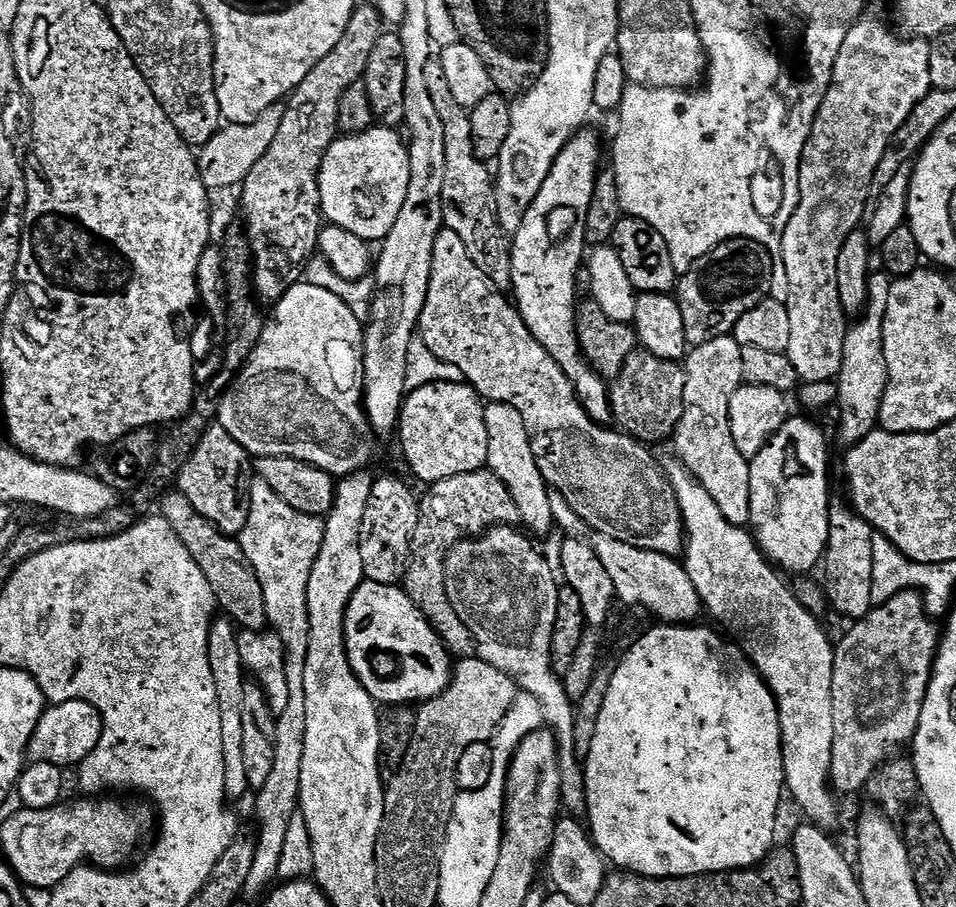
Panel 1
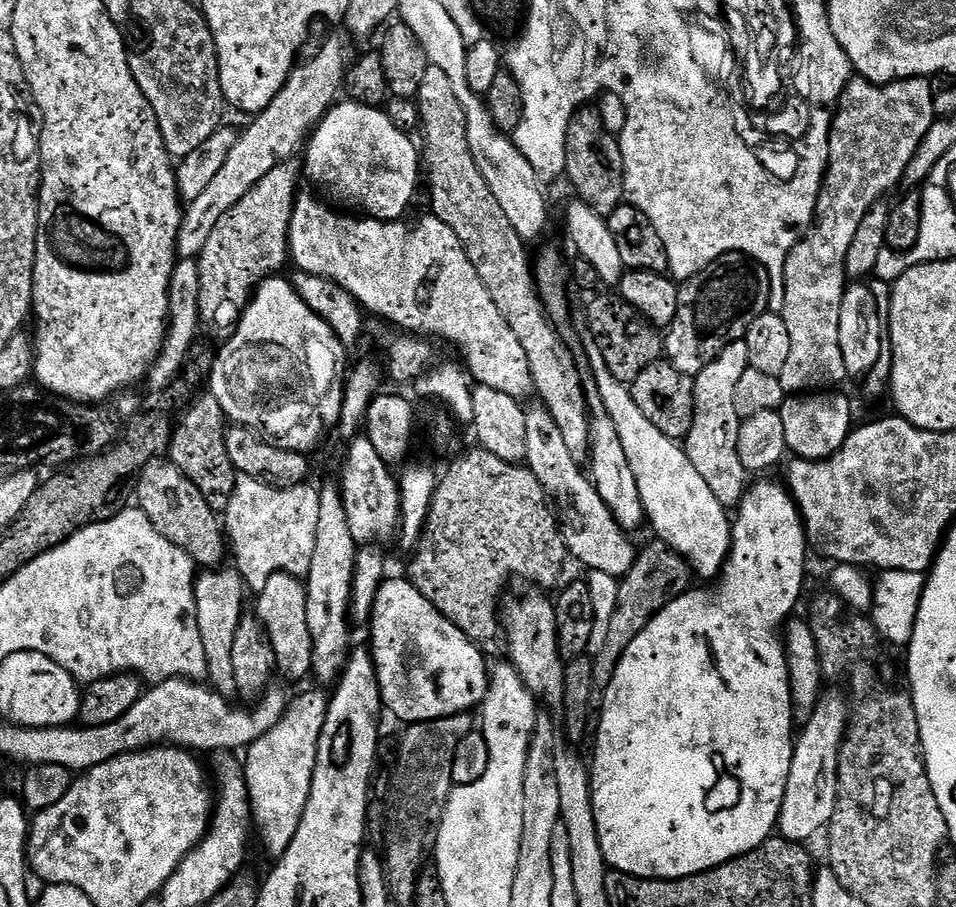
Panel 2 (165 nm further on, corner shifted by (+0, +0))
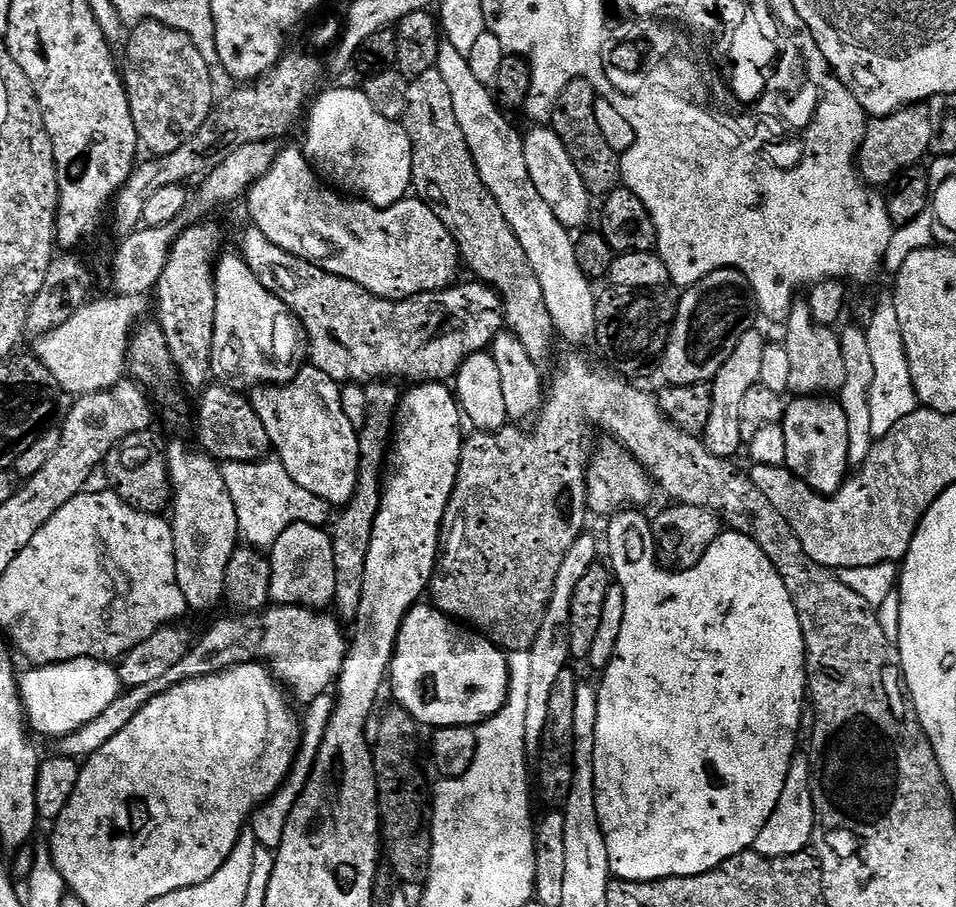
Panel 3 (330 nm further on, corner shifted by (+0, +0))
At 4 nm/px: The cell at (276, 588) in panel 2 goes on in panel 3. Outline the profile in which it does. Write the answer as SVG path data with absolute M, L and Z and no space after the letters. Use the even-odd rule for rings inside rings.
M292 524L270 549L272 577L270 600L273 605L294 604L298 608L324 610L335 601L334 546L331 535L315 524Z

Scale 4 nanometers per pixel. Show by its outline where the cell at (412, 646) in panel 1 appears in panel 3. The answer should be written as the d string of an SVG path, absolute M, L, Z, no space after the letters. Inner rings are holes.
M421 602L408 611L400 627L390 665L390 692L391 688L396 695L395 703L406 709L421 726L429 724L432 730L450 726L475 726L498 714L506 702L508 658L479 632L461 626L452 617L439 612L431 603Z

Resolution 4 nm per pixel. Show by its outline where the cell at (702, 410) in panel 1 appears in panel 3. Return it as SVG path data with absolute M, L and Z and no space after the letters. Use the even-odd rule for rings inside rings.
M760 330L747 332L742 337L742 342L730 354L726 366L718 370L715 380L711 381L712 405L710 406L710 422L706 422L702 433L704 445L710 450L710 454L723 458L735 457L735 452L741 451L745 443L742 438L742 398L746 398L746 390L757 387L760 383L762 374L762 356L764 354L764 345L766 337L760 333Z

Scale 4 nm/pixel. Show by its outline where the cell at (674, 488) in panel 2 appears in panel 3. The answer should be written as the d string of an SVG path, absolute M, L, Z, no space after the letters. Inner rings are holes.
M441 43L436 68L450 90L454 115L458 118L458 126L462 126L462 134L466 134L466 146L470 146L474 166L486 190L490 190L494 202L498 202L498 210L502 210L506 222L510 222L510 230L514 230L518 242L522 242L530 266L534 266L538 286L542 286L542 294L546 294L546 310L550 310L559 337L572 344L591 341L596 334L597 293L592 292L593 281L588 280L578 266L573 233L554 218L554 210L546 206L530 179L523 135L519 131L516 133L515 126L508 121L511 119L498 107L489 85L474 78L468 57L458 54L454 46Z

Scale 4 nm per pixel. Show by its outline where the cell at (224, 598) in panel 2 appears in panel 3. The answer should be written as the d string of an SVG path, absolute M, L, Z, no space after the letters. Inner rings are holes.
M184 444L166 448L176 581L193 613L224 600L226 566L241 539L238 514L220 473L221 465L207 452L195 450Z

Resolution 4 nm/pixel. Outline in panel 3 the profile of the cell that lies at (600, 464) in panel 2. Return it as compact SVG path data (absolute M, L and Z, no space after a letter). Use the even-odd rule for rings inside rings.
M625 510L617 513L607 521L608 524L608 556L612 559L610 571L615 583L624 595L624 617L622 618L622 630L618 634L616 649L612 660L602 669L604 676L596 688L598 698L598 726L594 730L594 786L596 787L596 805L598 806L598 818L602 826L602 834L606 838L606 854L610 858L610 870L613 877L618 880L665 880L671 876L697 876L703 872L709 872L717 868L722 862L734 858L738 854L749 851L755 845L762 826L774 814L774 806L778 806L778 798L782 798L782 786L786 786L786 774L790 770L794 757L797 755L796 735L800 732L800 719L806 712L806 689L808 687L808 669L804 666L804 639L802 638L802 626L798 622L798 610L794 610L794 602L790 598L790 590L786 590L786 582L778 578L778 570L762 554L762 550L750 538L746 538L740 532L731 530L721 531L719 538L706 550L702 562L698 562L692 568L683 570L669 570L661 565L656 555L656 543L652 541L649 517L638 510Z

